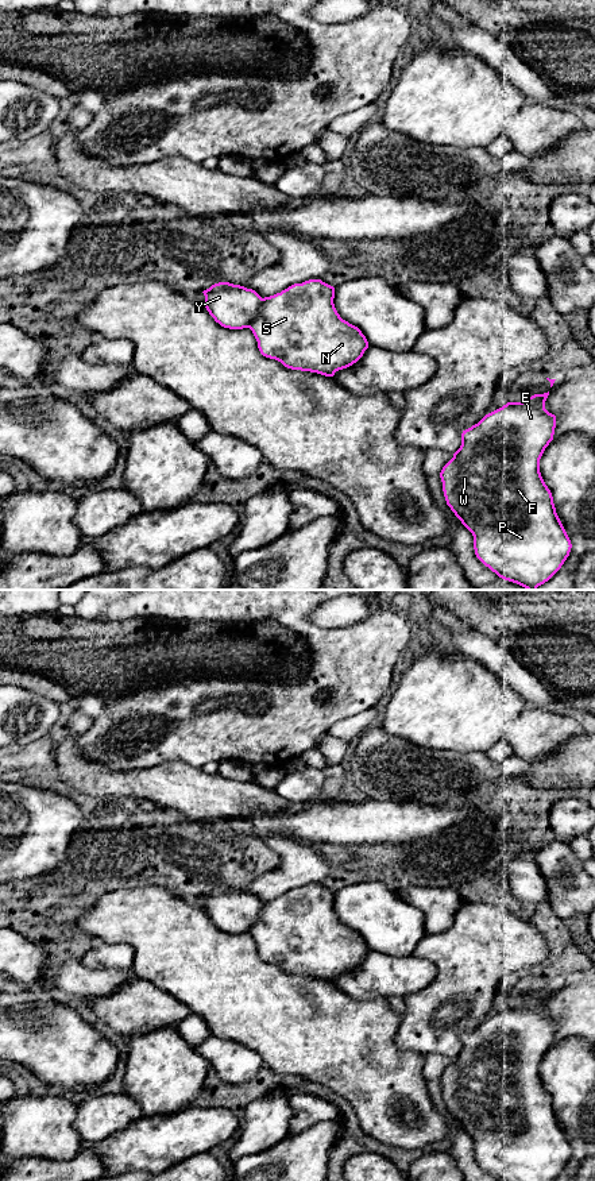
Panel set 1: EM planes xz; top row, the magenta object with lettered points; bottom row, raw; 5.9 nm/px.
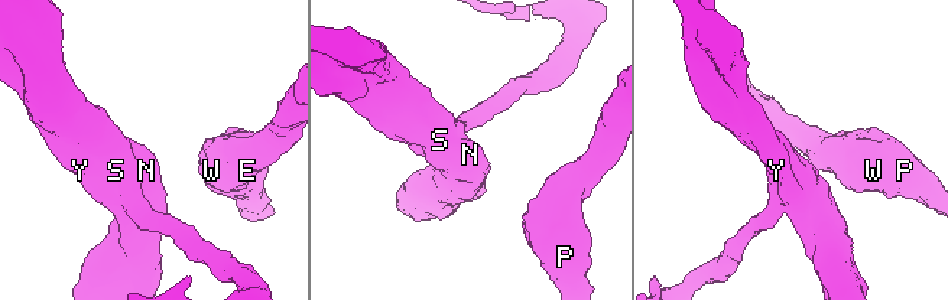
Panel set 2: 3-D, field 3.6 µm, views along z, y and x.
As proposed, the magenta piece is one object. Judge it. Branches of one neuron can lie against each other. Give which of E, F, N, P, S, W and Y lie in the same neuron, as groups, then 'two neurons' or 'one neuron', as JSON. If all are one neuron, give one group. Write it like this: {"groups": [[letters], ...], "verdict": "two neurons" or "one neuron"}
{"groups": [["E", "F", "N", "P", "S", "W", "Y"]], "verdict": "one neuron"}

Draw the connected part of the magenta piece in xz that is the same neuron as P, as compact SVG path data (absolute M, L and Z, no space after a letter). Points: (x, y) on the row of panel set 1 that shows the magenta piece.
M548 395L507 402L463 431L460 448L440 472L447 505L472 533L476 557L499 578L526 590L548 582L572 548L540 472L540 459L556 428L556 416L545 409Z

